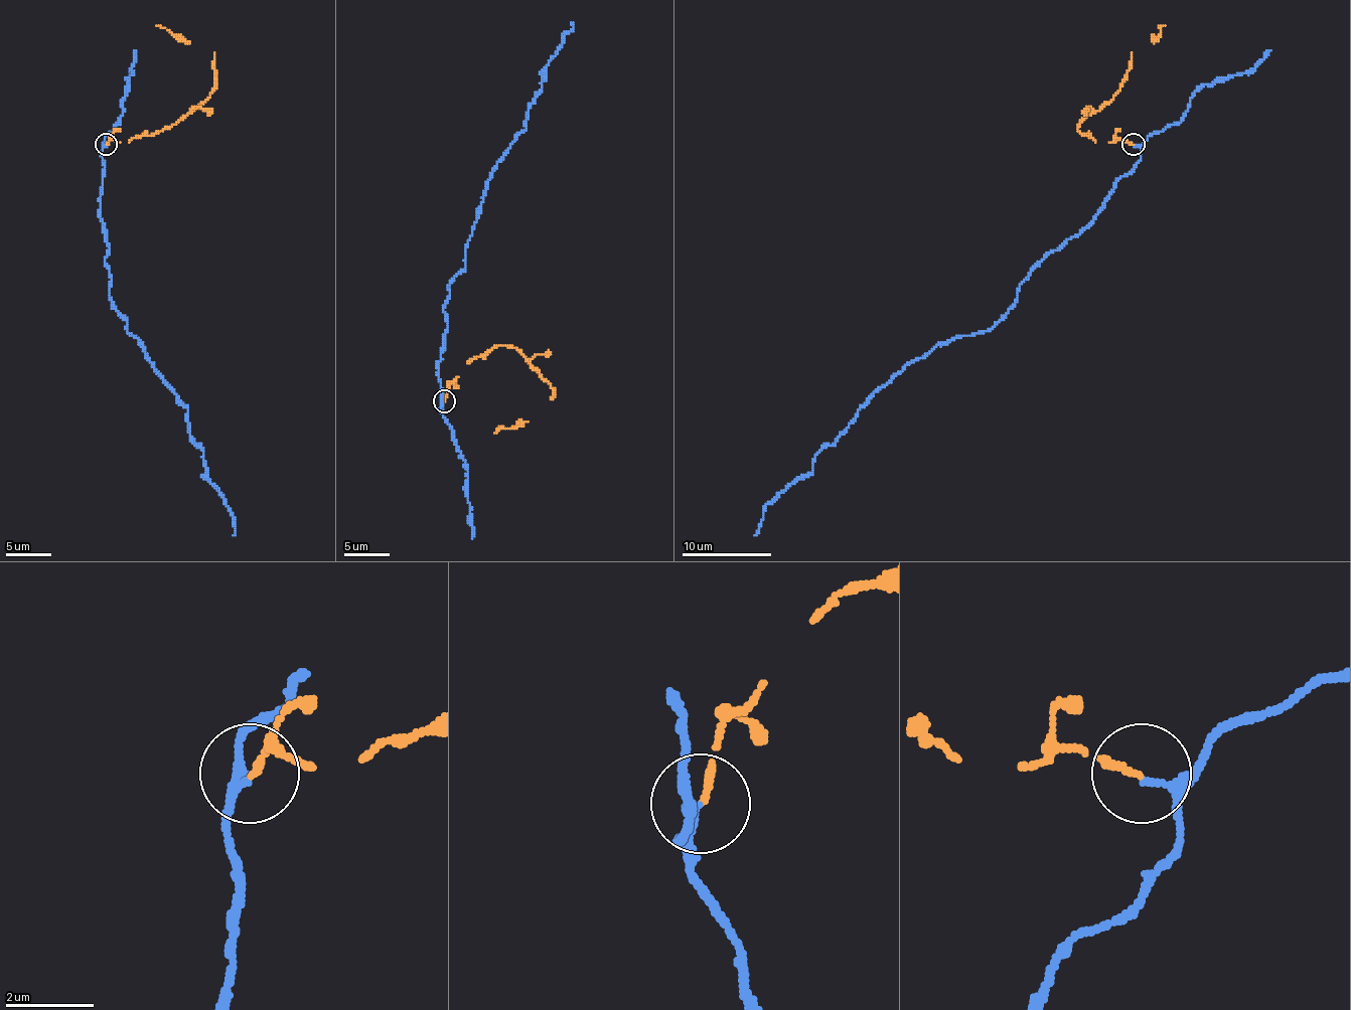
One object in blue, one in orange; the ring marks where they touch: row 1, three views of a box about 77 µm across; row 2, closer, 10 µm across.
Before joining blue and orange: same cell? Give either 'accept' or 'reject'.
accept

